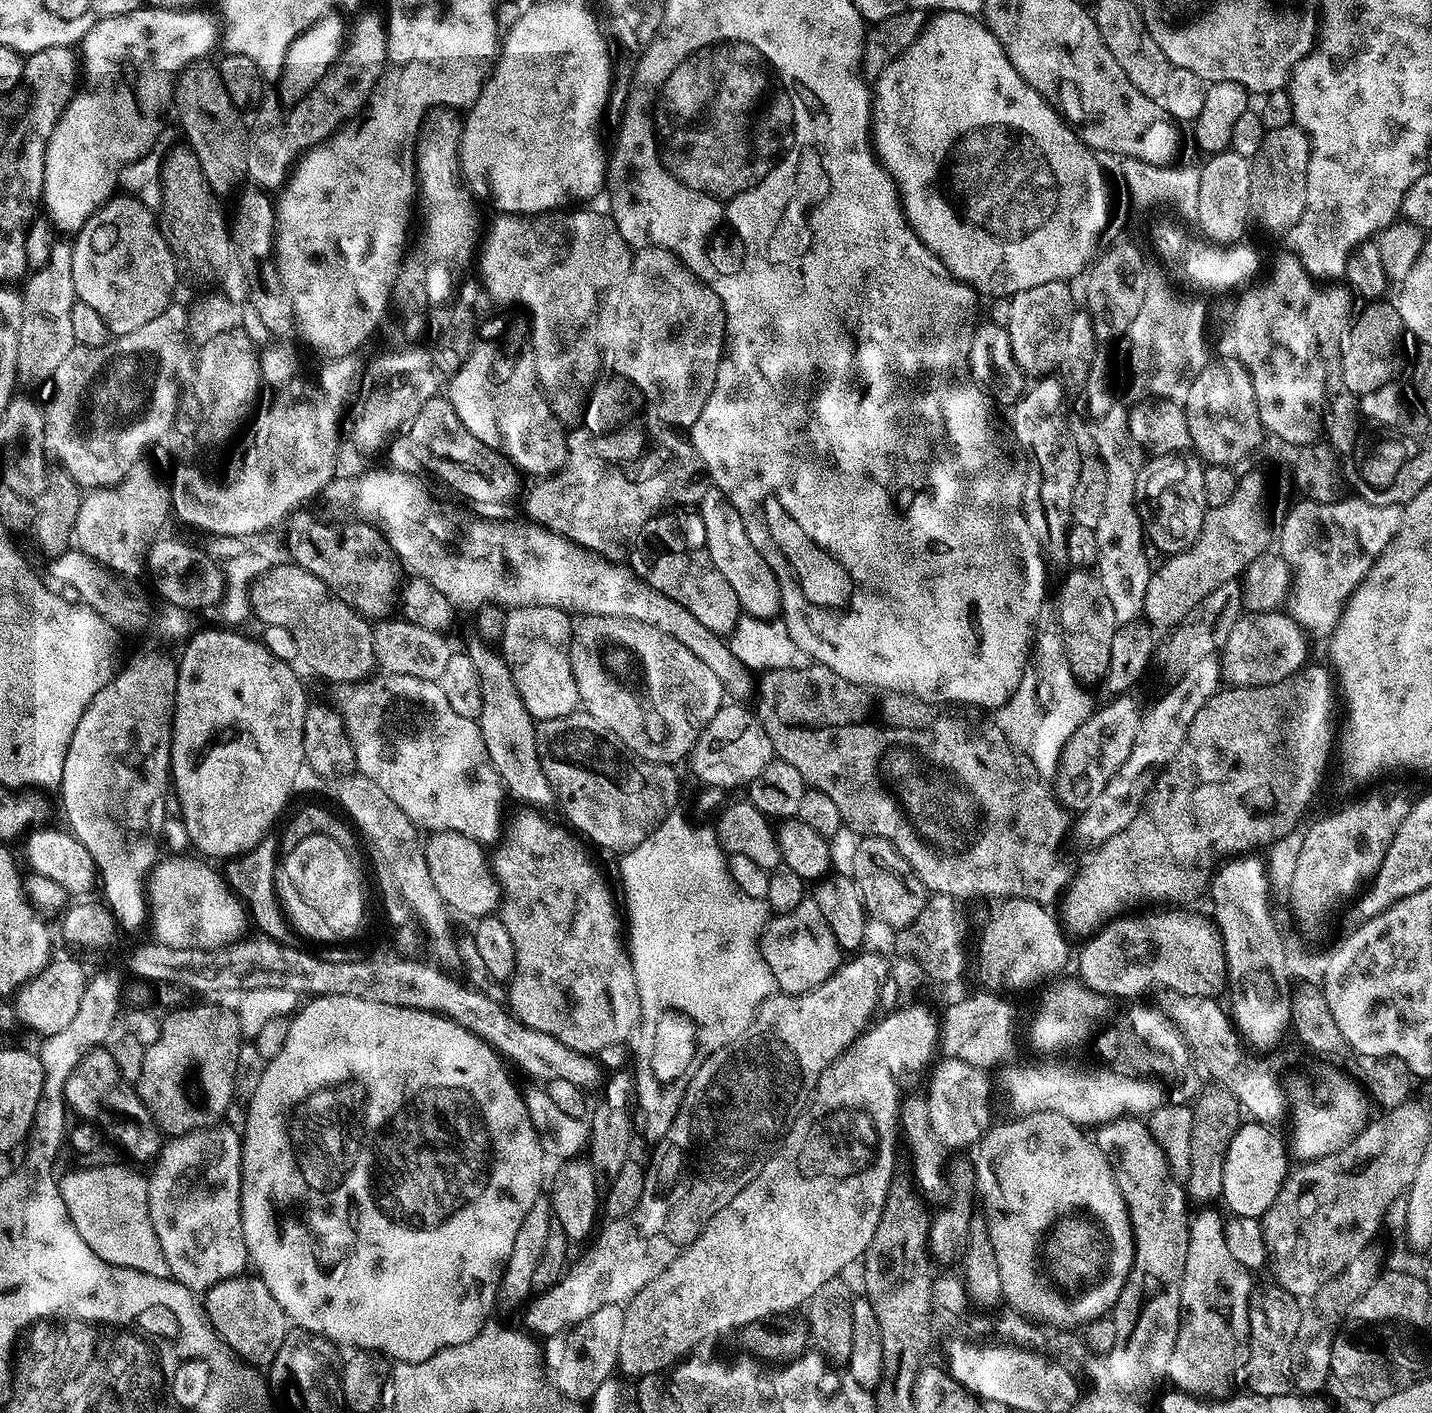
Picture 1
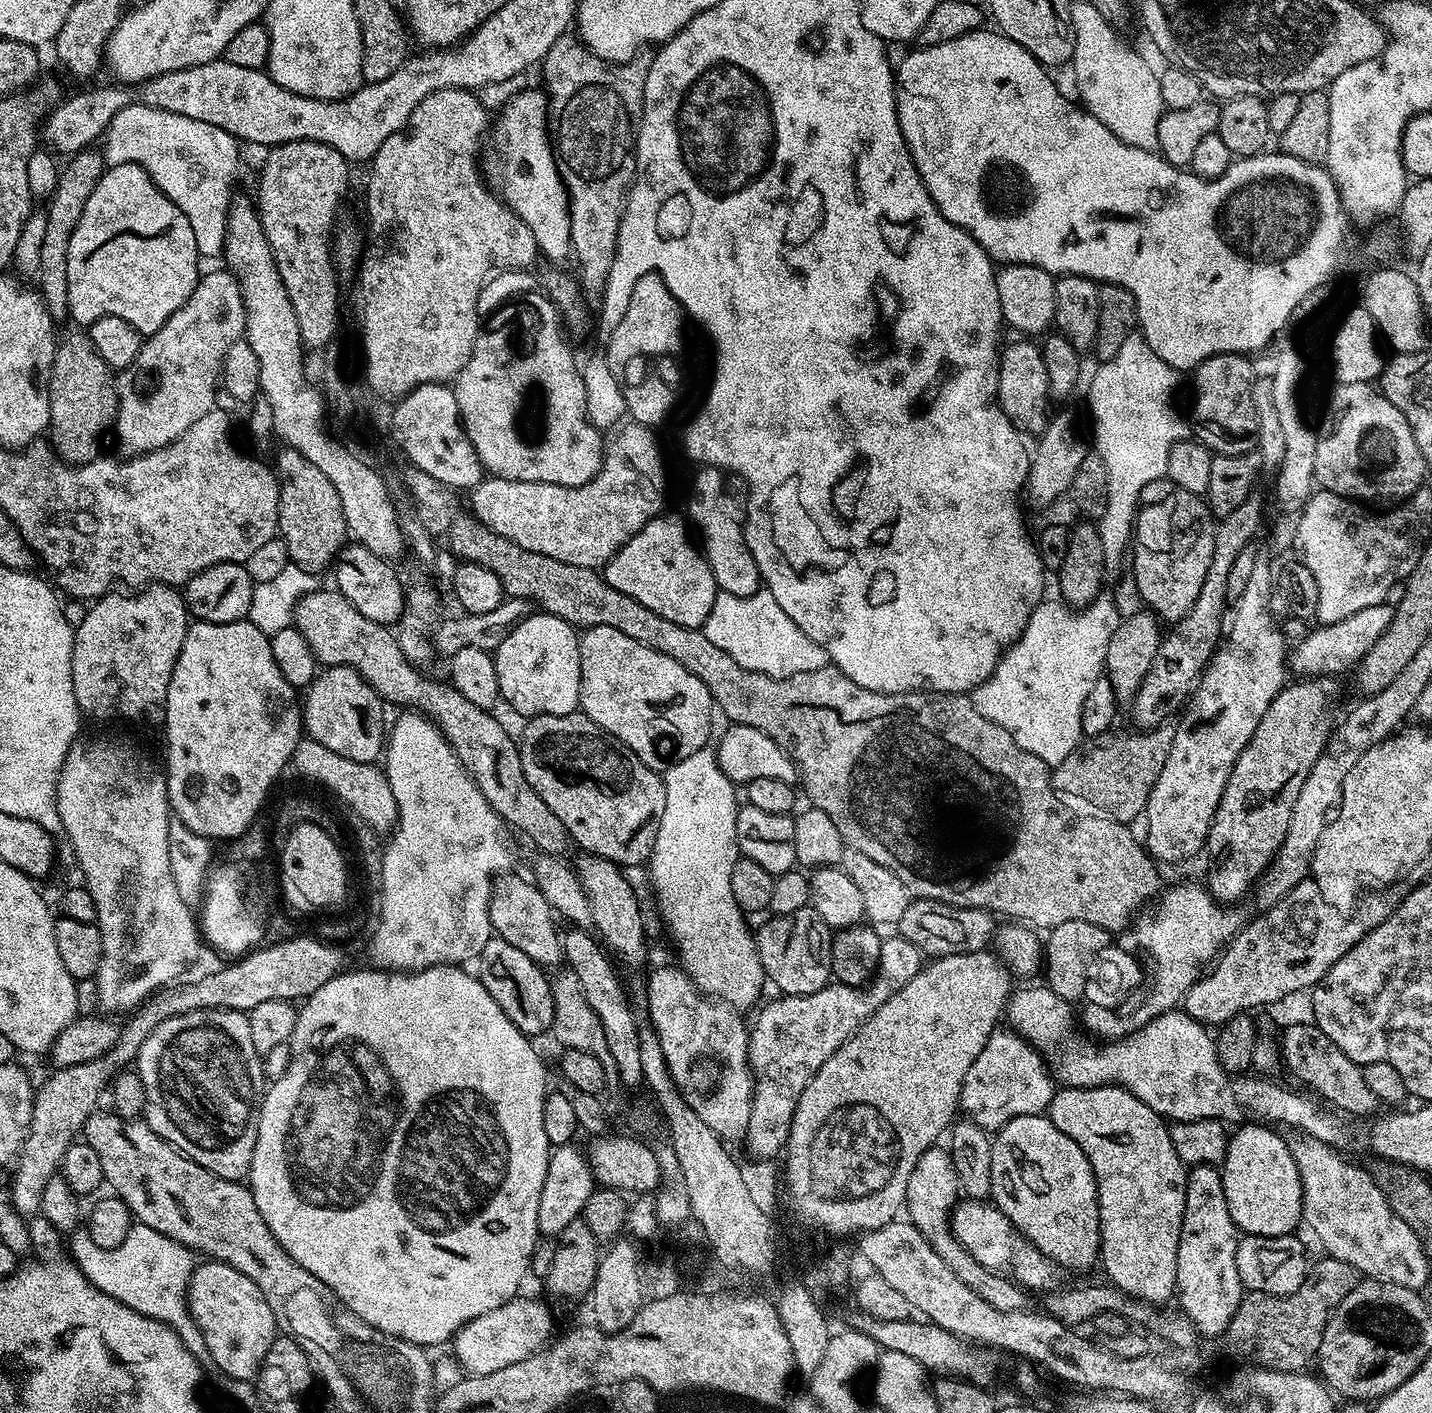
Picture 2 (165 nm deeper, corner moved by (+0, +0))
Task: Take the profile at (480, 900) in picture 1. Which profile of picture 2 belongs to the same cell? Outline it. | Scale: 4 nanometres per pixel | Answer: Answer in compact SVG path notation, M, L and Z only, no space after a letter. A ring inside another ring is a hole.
M512 875L497 876L492 886L488 909L493 933L510 942L510 946L518 946L518 950L522 950L526 958L530 958L541 968L555 969L557 967L555 964L564 960L564 950L561 933L559 931L556 933L556 924L552 921L553 910L531 879L523 880L520 876Z

